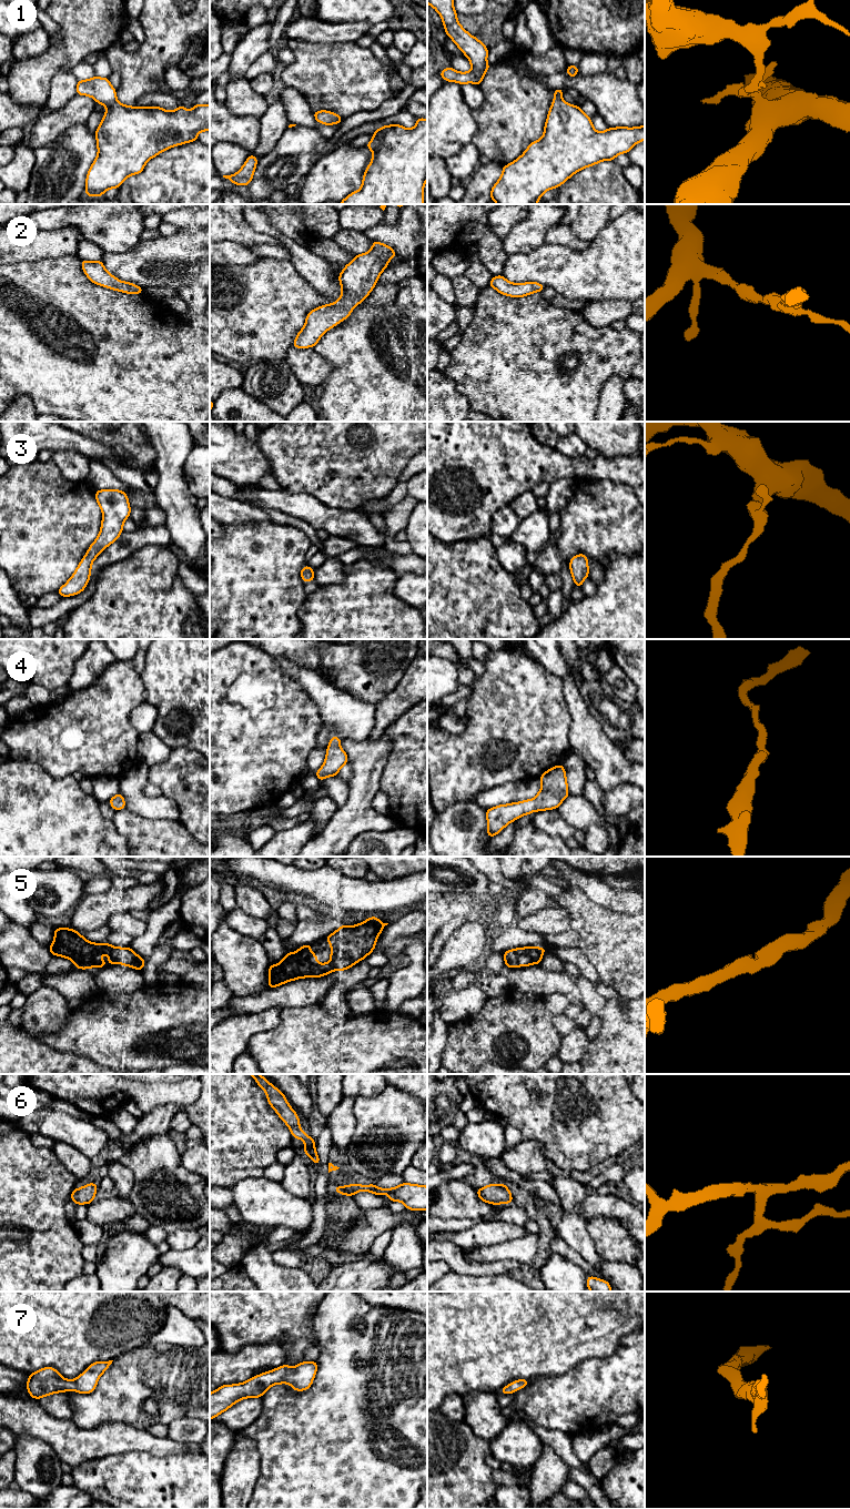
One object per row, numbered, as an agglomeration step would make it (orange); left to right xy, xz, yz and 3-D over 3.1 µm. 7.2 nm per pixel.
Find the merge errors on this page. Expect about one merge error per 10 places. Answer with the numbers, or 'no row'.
no row

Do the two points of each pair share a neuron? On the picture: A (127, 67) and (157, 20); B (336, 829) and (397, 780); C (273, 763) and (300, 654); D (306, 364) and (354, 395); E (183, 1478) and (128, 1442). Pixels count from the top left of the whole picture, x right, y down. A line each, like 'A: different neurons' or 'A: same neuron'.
A: same neuron
B: different neurons
C: different neurons
D: different neurons
E: different neurons

